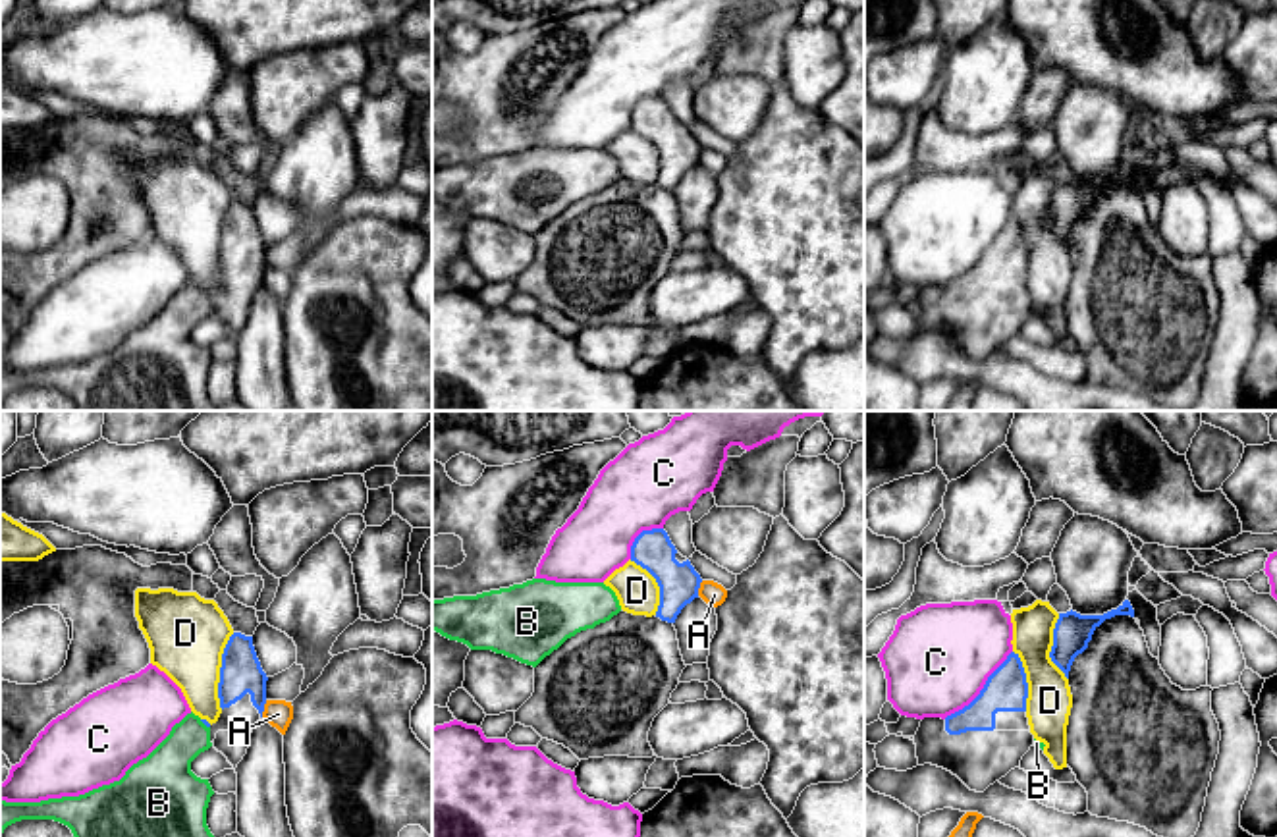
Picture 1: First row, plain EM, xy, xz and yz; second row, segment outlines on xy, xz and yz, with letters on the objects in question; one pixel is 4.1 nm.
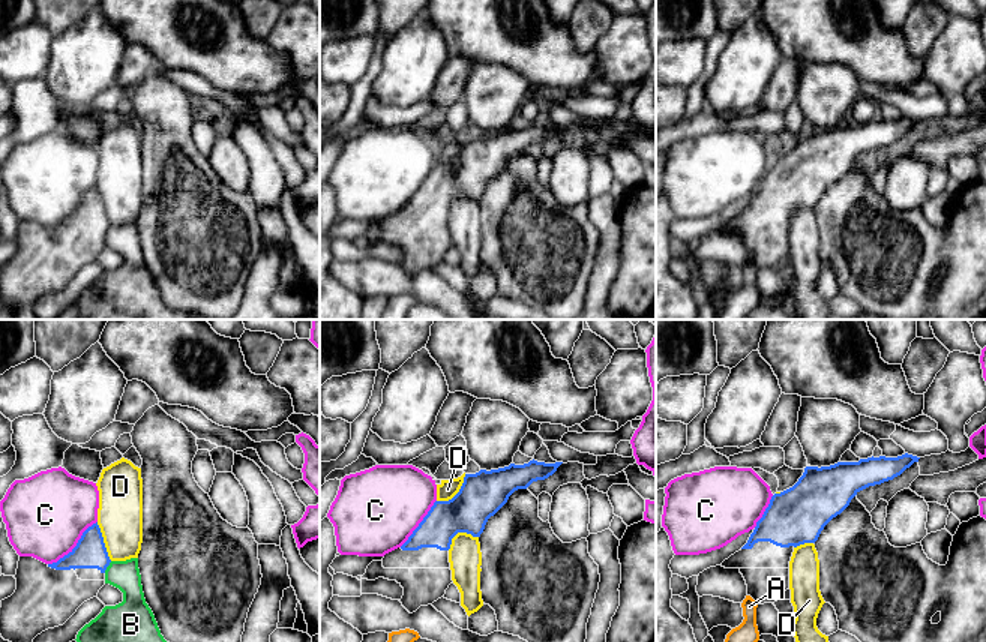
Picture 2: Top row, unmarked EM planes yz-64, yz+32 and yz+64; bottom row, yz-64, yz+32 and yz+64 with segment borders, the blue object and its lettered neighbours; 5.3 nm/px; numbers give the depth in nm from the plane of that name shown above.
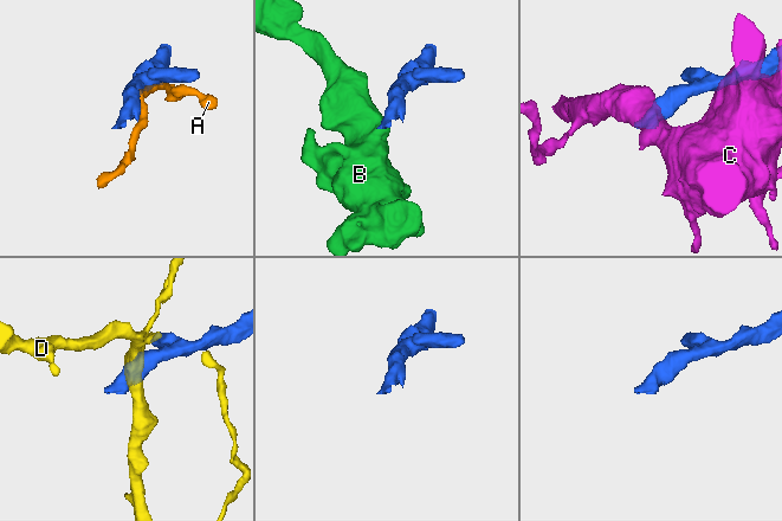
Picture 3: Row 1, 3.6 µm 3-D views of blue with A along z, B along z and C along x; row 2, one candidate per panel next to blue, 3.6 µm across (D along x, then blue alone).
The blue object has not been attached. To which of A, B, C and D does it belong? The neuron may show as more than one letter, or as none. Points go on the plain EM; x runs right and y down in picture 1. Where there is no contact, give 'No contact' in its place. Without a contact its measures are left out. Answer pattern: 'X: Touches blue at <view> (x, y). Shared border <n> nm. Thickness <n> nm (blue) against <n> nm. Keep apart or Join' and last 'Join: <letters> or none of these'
A: Touches blue at xy (263, 276). Shared border 80 nm. Thickness 170 nm (blue) against 110 nm. Keep apart
B: Touches blue at xy (205, 292). Shared border 60 nm. Thickness 20 nm (blue) against 200 nm. Keep apart
C: Touches blue at yz (982, 257). Shared border 400 nm. Thickness 180 nm (blue) against 440 nm. Keep apart
D: Touches blue at xy (220, 240). Shared border 320 nm. Thickness 170 nm (blue) against 320 nm. Keep apart
Join: none of these

